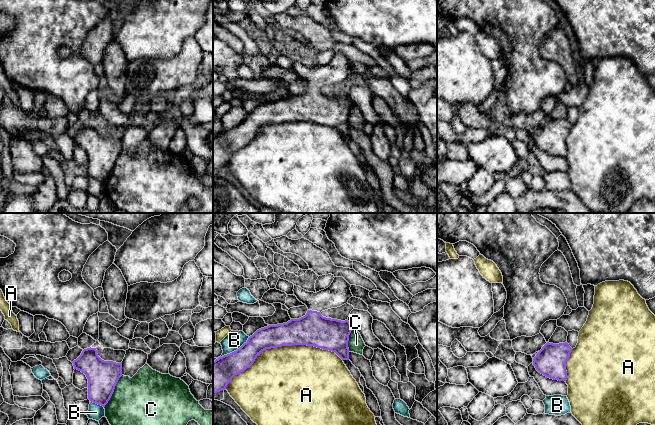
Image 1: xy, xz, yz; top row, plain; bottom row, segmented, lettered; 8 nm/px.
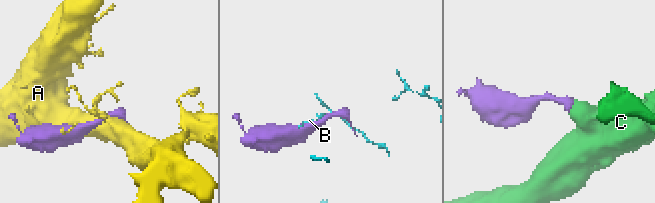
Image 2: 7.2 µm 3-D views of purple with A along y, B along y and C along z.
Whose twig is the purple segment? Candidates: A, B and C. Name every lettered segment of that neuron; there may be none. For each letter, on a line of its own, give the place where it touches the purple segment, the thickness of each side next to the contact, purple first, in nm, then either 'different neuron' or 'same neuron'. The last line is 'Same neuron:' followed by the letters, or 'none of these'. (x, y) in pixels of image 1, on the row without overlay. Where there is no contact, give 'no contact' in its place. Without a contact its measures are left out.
A: meets purple in xz at (281, 122); 240 nm thick on the purple side, 500 nm on the other; different neuron
B: meets purple in xz at (232, 128); 260 nm thick on the purple side, 150 nm on the other; different neuron
C: meets purple in xy at (113, 167); 240 nm thick on the purple side, 480 nm on the other; different neuron
Same neuron: none of these

